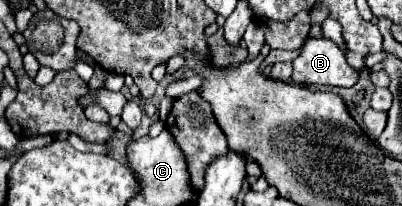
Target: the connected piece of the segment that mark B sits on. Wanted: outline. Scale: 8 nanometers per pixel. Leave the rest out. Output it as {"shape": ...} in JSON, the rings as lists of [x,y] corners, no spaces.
{"shape":[[[308,38],[292,64],[292,80],[296,84],[328,84],[350,88],[358,80],[358,72],[346,64],[346,56],[338,44],[328,38]]]}

